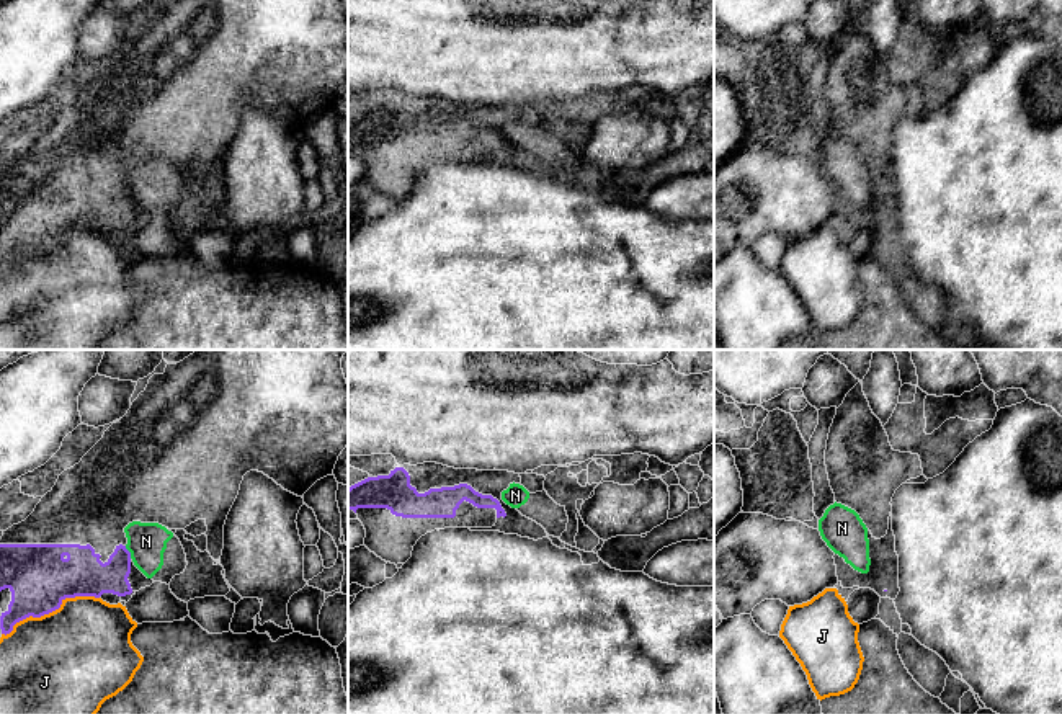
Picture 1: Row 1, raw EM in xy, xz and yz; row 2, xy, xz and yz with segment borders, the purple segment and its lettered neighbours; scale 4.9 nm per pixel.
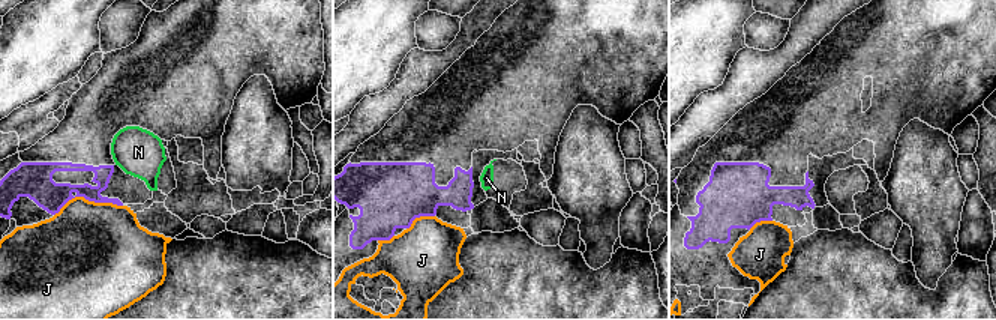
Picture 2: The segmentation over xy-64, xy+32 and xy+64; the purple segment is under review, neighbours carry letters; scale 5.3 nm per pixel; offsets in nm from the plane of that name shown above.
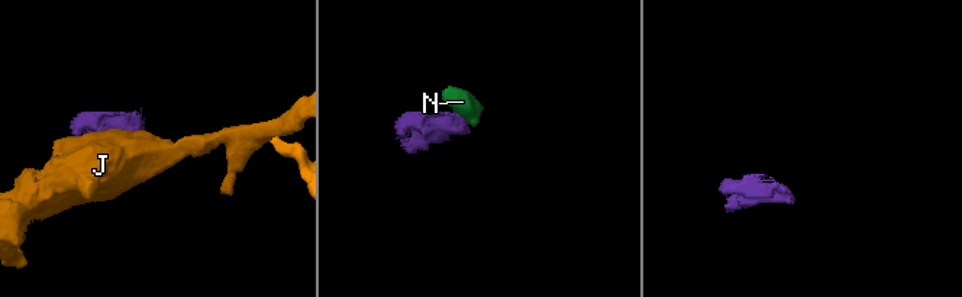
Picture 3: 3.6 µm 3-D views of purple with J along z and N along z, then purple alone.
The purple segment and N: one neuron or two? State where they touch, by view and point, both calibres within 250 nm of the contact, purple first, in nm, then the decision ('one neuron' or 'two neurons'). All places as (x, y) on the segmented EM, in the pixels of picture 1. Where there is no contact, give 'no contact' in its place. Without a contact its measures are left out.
xy (129, 553) | 220/190 nm | two neurons

